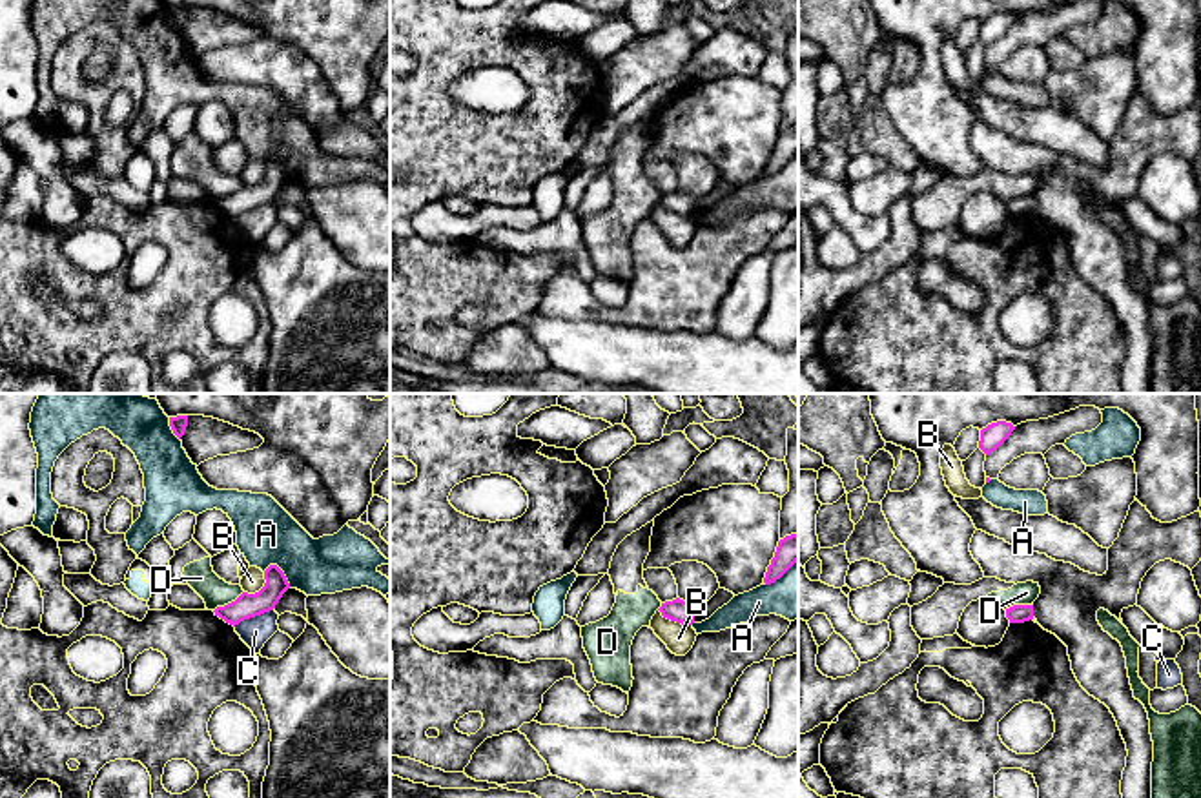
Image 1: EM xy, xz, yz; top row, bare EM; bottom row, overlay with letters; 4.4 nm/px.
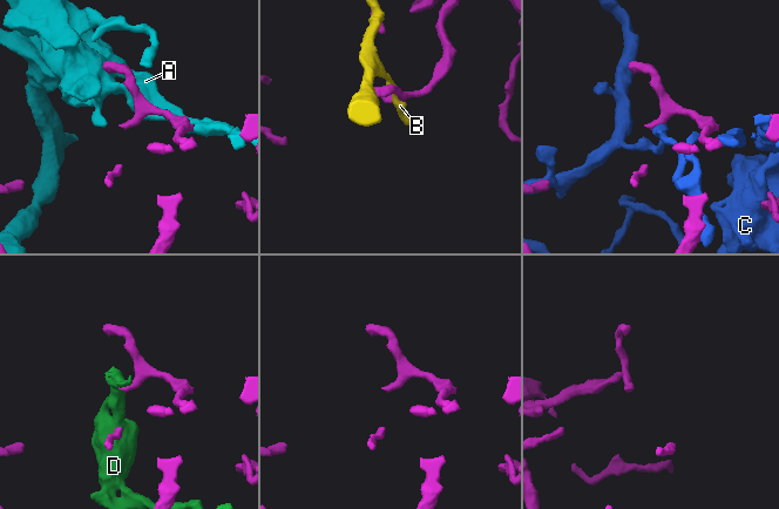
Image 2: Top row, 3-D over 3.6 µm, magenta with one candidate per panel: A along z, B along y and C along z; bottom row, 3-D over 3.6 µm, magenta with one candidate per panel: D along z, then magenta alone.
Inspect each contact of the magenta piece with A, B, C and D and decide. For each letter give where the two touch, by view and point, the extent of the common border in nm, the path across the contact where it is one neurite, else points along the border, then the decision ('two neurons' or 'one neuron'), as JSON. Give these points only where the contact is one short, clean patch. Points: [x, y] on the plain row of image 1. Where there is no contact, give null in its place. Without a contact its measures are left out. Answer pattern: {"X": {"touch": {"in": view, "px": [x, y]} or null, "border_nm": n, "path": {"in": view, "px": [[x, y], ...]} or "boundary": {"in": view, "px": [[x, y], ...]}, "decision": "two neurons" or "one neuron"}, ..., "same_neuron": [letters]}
{"A": {"touch": {"in": "xy", "px": [281, 163]}, "border_nm": 150, "decision": "two neurons"}, "B": {"touch": {"in": "xz", "px": [675, 212]}, "border_nm": 170, "decision": "two neurons"}, "C": {"touch": {"in": "xy", "px": [252, 208]}, "border_nm": 190, "decision": "two neurons"}, "D": {"touch": {"in": "xy", "px": [228, 195]}, "border_nm": 160, "boundary": {"in": "xy", "px": [[243, 183], [214, 203]]}, "decision": "two neurons"}, "same_neuron": []}

